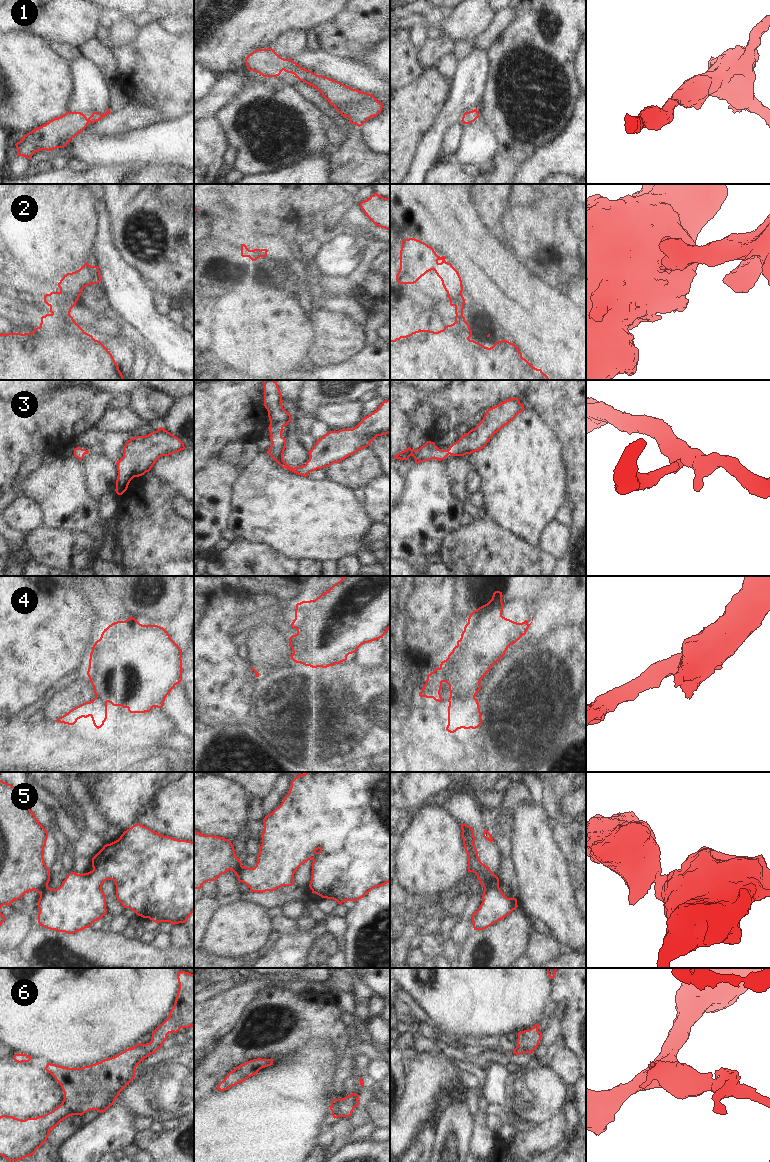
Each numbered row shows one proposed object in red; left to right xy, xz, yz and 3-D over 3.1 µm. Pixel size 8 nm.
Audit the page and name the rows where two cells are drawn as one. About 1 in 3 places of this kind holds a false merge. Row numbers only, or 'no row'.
2, 4, 5

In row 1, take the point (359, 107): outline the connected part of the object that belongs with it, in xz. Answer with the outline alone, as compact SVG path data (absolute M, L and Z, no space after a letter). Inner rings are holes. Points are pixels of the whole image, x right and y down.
M272 48L253 51L246 57L245 63L249 71L255 71L263 77L277 77L283 70L294 74L300 81L316 88L338 113L348 117L349 122L358 127L371 117L377 116L384 105L372 94L352 89L336 80L317 75L302 68L292 58L280 57Z

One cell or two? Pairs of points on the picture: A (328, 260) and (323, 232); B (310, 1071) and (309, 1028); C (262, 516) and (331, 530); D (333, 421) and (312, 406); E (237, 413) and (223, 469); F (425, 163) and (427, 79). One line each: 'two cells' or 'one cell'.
A: two cells
B: two cells
C: one cell
D: two cells
E: two cells
F: two cells

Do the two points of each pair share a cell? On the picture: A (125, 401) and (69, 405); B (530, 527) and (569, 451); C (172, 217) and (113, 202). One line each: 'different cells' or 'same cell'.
A: different cells
B: different cells
C: same cell

